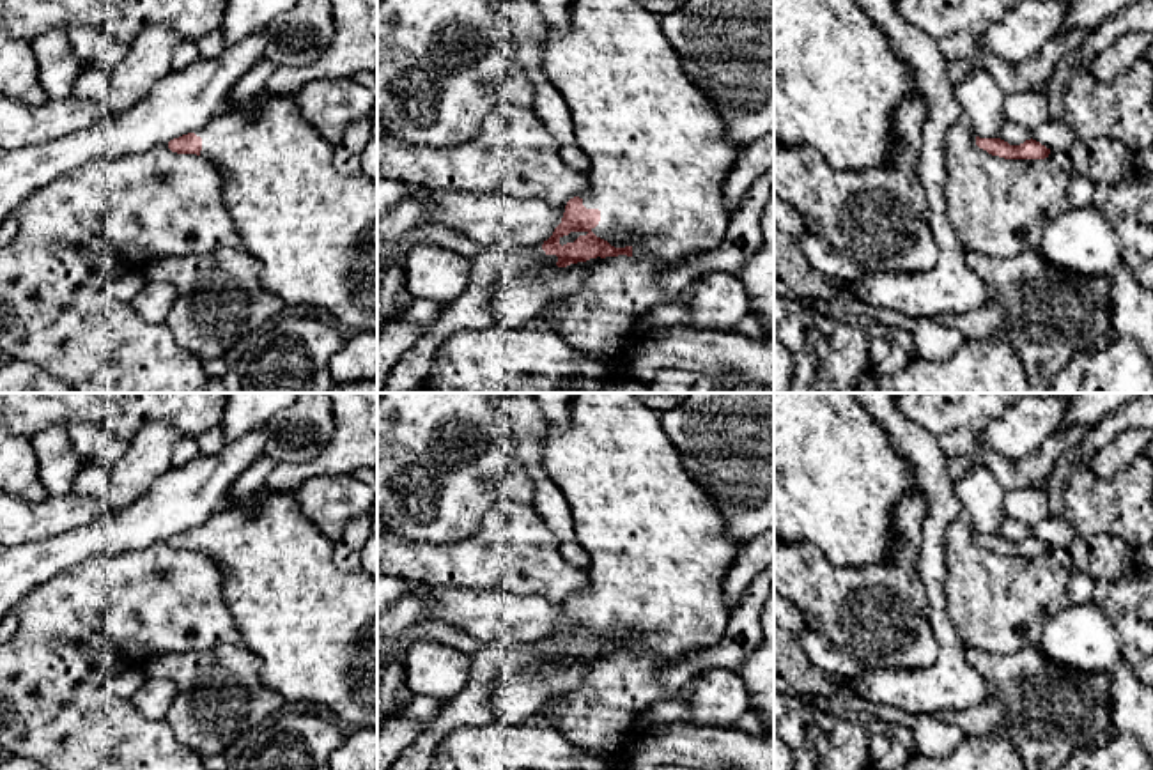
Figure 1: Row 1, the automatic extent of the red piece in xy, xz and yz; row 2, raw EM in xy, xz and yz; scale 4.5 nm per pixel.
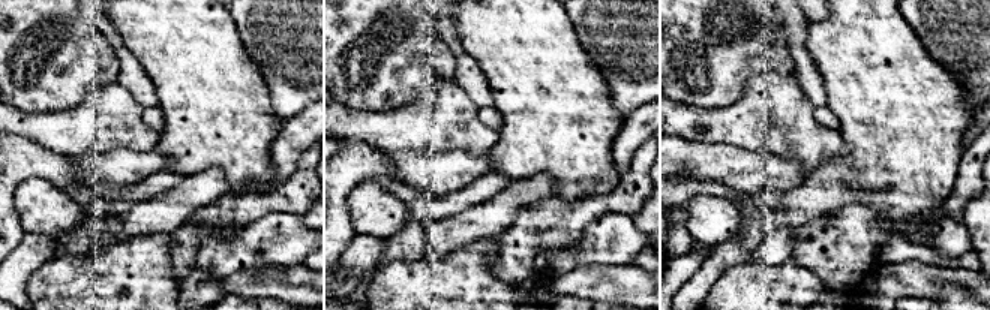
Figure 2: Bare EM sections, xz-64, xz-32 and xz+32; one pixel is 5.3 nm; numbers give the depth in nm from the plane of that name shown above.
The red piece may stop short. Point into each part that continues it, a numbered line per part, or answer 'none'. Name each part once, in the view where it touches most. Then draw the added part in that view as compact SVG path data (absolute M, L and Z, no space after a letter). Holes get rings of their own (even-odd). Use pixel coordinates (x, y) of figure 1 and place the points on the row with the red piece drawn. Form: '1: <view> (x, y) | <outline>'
1: xz (659, 158) | M574 0L567 32L546 25L542 67L569 106L576 143L590 159L588 189L579 198L586 209L600 211L593 234L607 243L631 237L634 258L652 257L669 267L717 248L730 223L724 182L742 149L726 140L721 115L684 73L659 18L639 0Z
2: xz (549, 261) | M544 243L537 244L535 248L542 250L542 244ZM542 250L542 260L544 262L540 266L531 267L531 269L528 269L528 271L524 271L524 273L521 273L517 276L507 276L507 274L505 276L501 276L501 274L496 276L494 281L492 281L492 287L491 287L491 301L494 303L496 287L499 283L505 283L505 281L514 280L514 278L531 278L531 276L544 278L547 273L551 273L551 271L554 271L558 267L556 266L558 257L556 255L547 255L544 250Z

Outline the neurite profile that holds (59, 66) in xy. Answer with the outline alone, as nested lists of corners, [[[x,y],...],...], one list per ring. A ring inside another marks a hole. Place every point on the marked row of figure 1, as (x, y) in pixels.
[[[51,30],[34,41],[39,81],[50,99],[71,97],[85,64],[73,51],[66,30]]]

